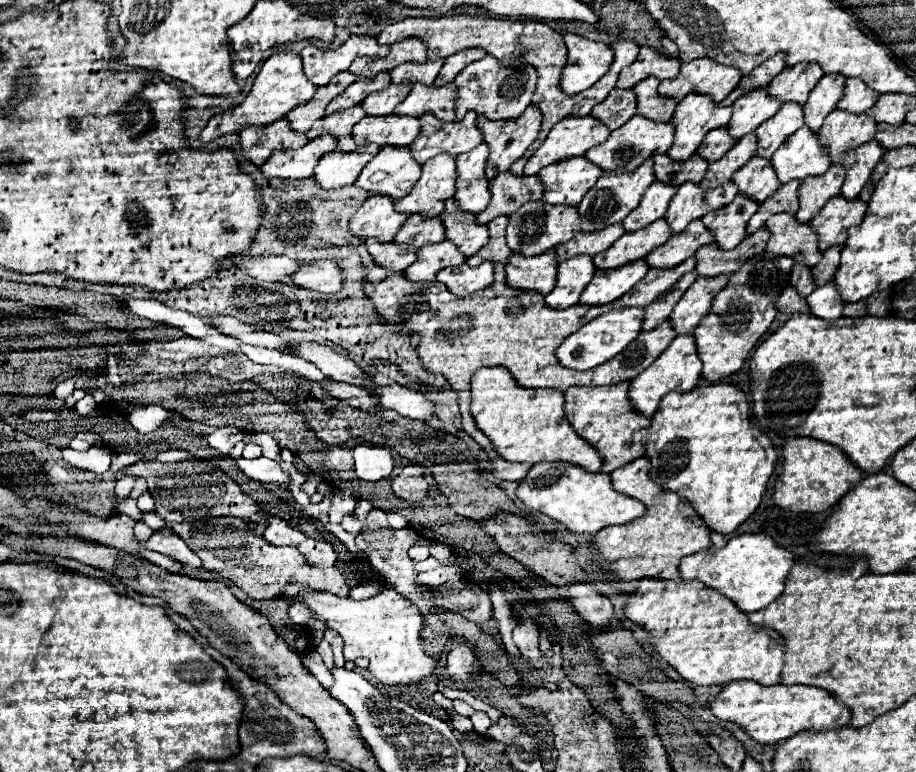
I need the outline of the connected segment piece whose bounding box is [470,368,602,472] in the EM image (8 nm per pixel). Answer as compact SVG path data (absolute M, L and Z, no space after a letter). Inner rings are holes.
M482 368L470 380L470 414L476 426L490 438L500 458L506 462L568 462L588 472L598 472L602 460L562 416L562 392L526 390L514 384L504 368Z

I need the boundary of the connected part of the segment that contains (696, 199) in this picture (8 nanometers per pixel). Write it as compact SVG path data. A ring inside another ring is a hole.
M728 182L722 188L714 188L712 192L702 192L702 188L696 184L682 184L670 200L664 218L672 234L680 234L692 220L728 206L730 200L734 200L736 192L738 188L734 188L734 182Z

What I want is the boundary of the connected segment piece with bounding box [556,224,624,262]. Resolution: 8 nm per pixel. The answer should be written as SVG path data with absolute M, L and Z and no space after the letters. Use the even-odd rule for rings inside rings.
M612 224L610 228L604 228L602 232L592 232L592 234L578 232L578 236L574 236L574 240L570 240L570 244L562 244L562 248L556 248L556 260L564 262L564 260L580 256L580 254L596 256L596 254L604 252L606 248L610 248L622 234L624 234L622 224Z

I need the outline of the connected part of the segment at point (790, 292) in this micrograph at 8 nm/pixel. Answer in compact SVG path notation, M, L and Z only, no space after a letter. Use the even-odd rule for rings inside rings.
M792 286L784 288L784 292L780 294L780 298L776 300L774 306L778 312L784 312L784 314L794 314L794 312L806 314L806 312L810 312L806 300L802 296L798 296L798 292Z

